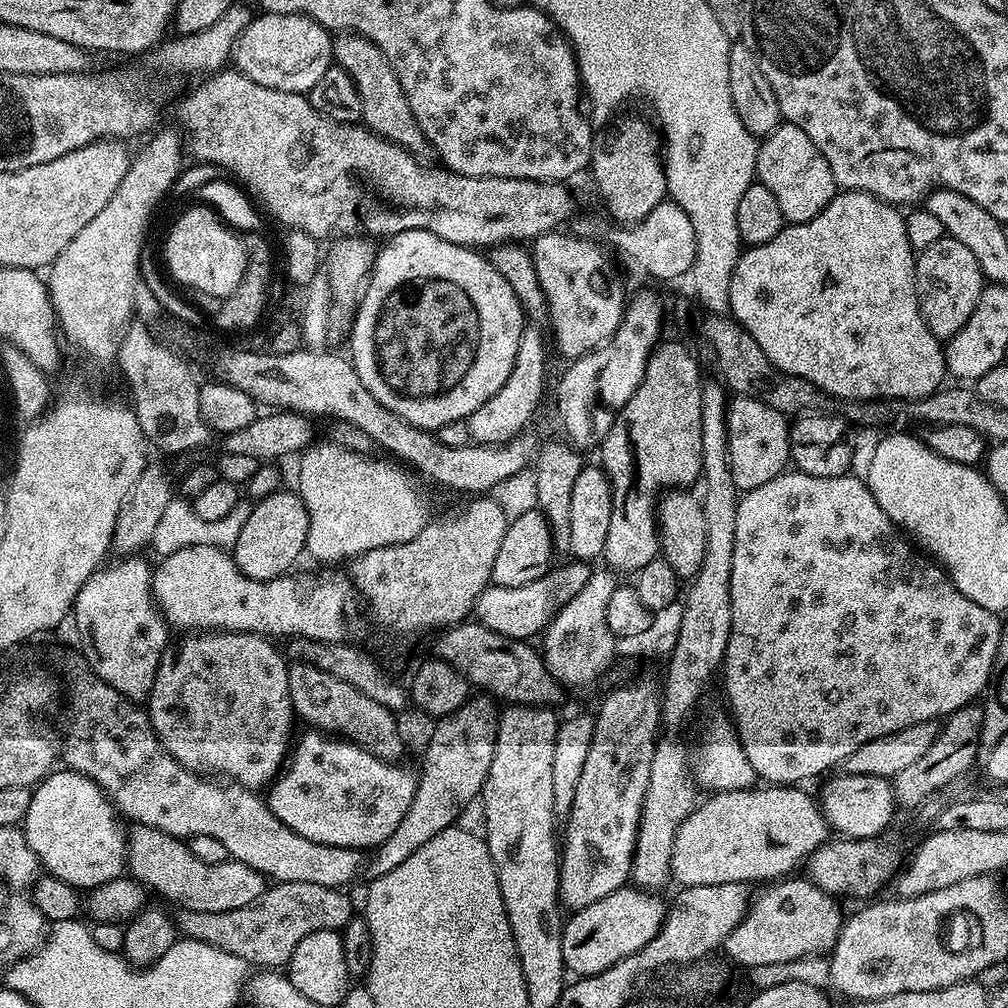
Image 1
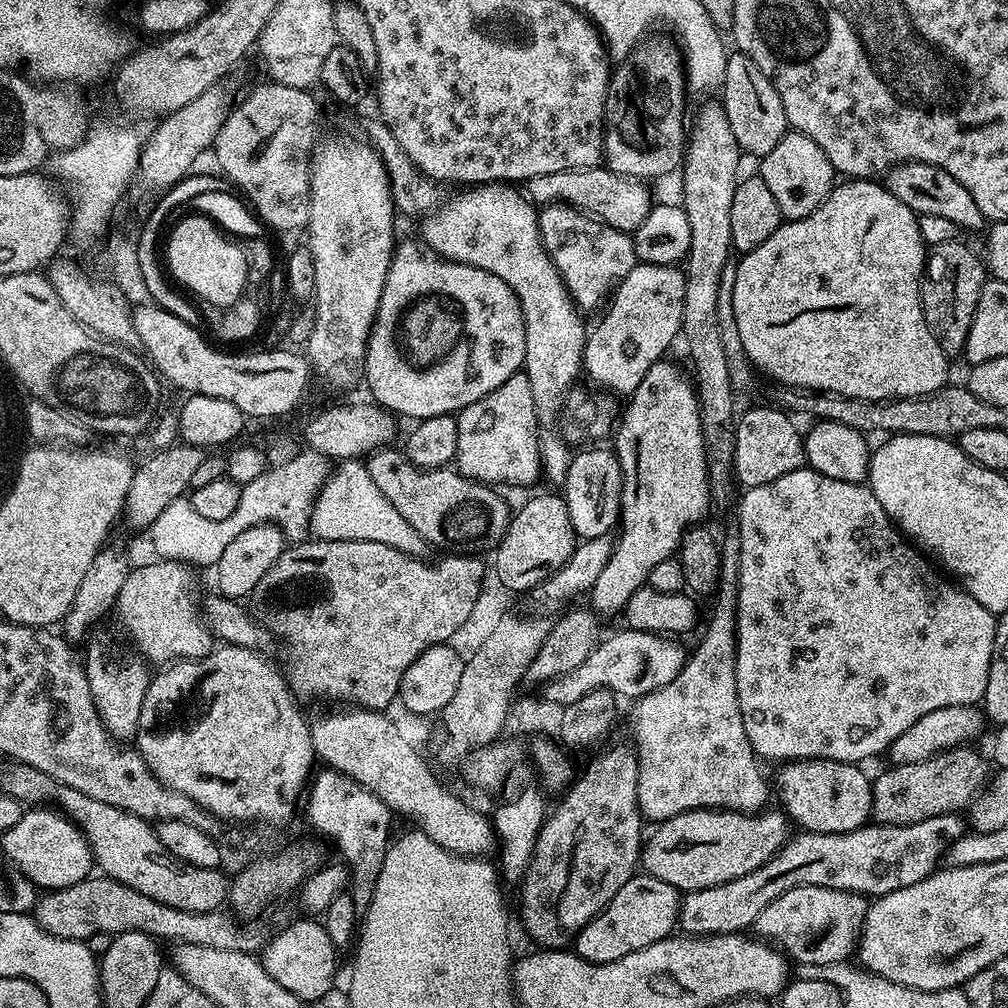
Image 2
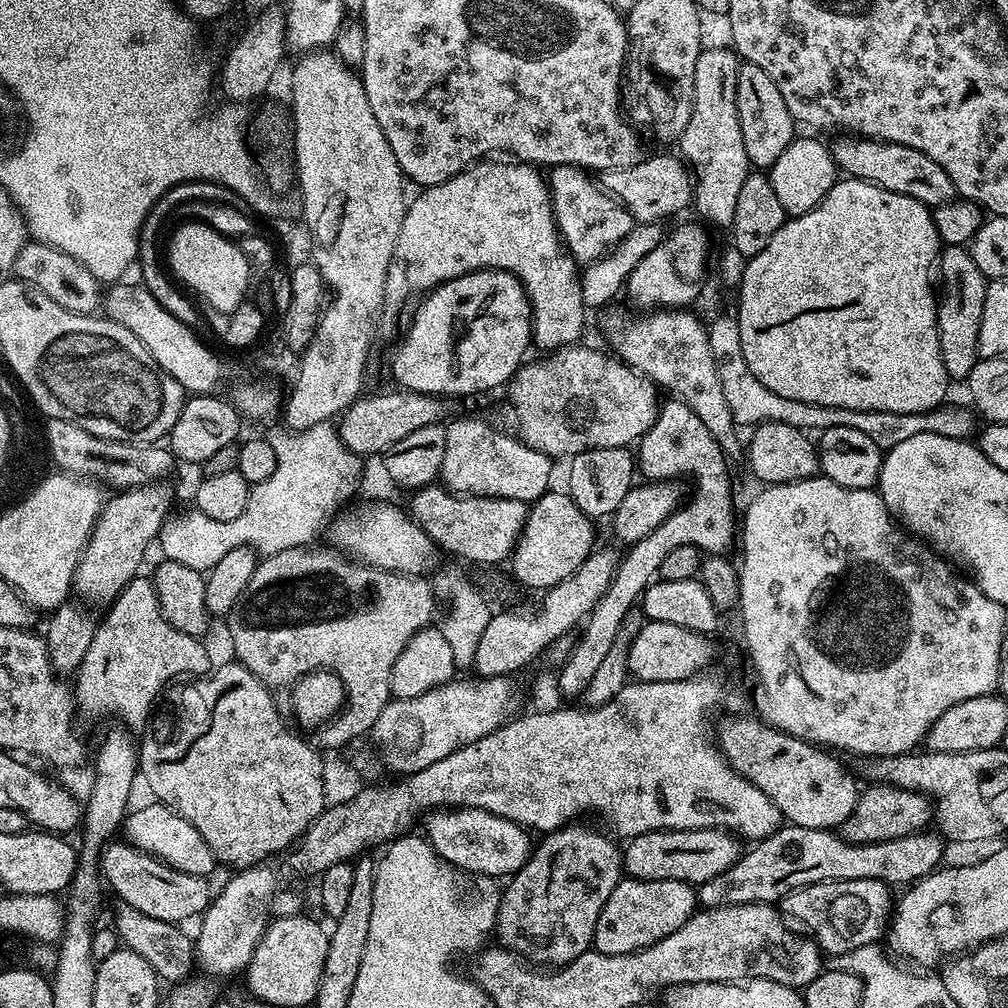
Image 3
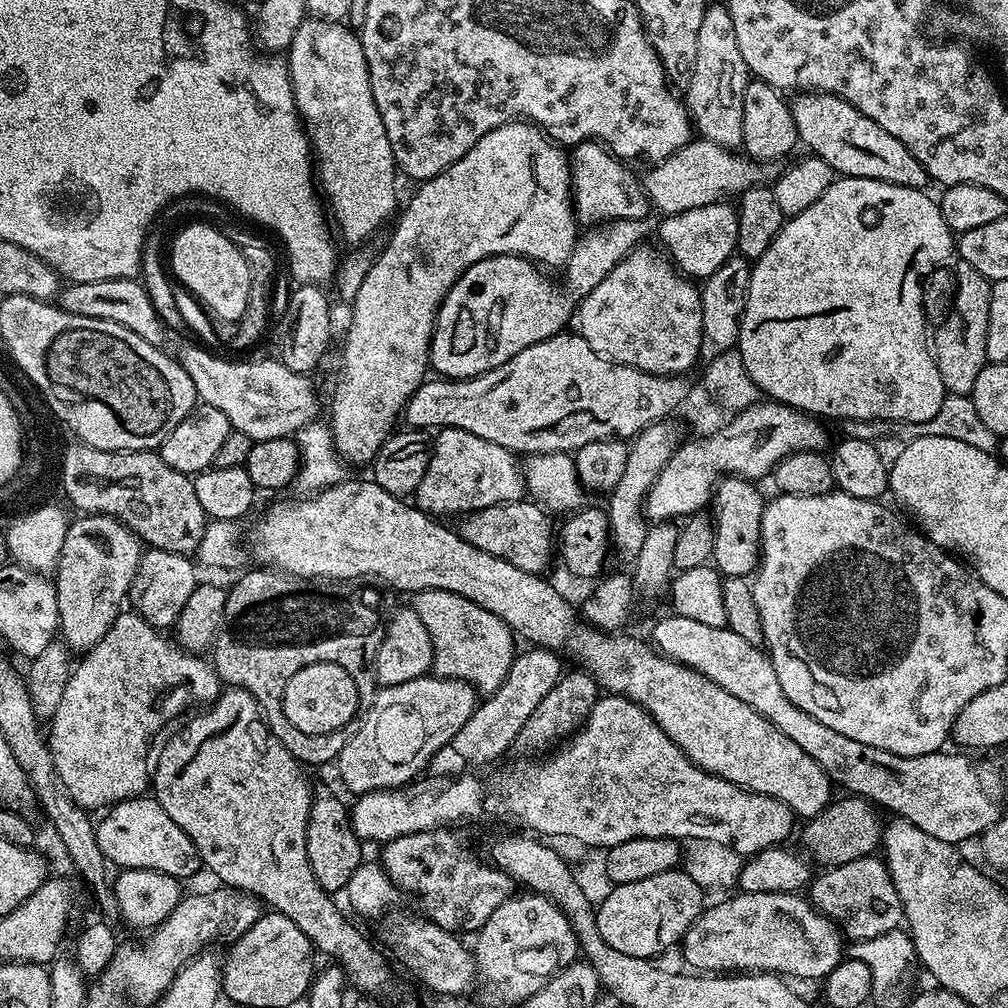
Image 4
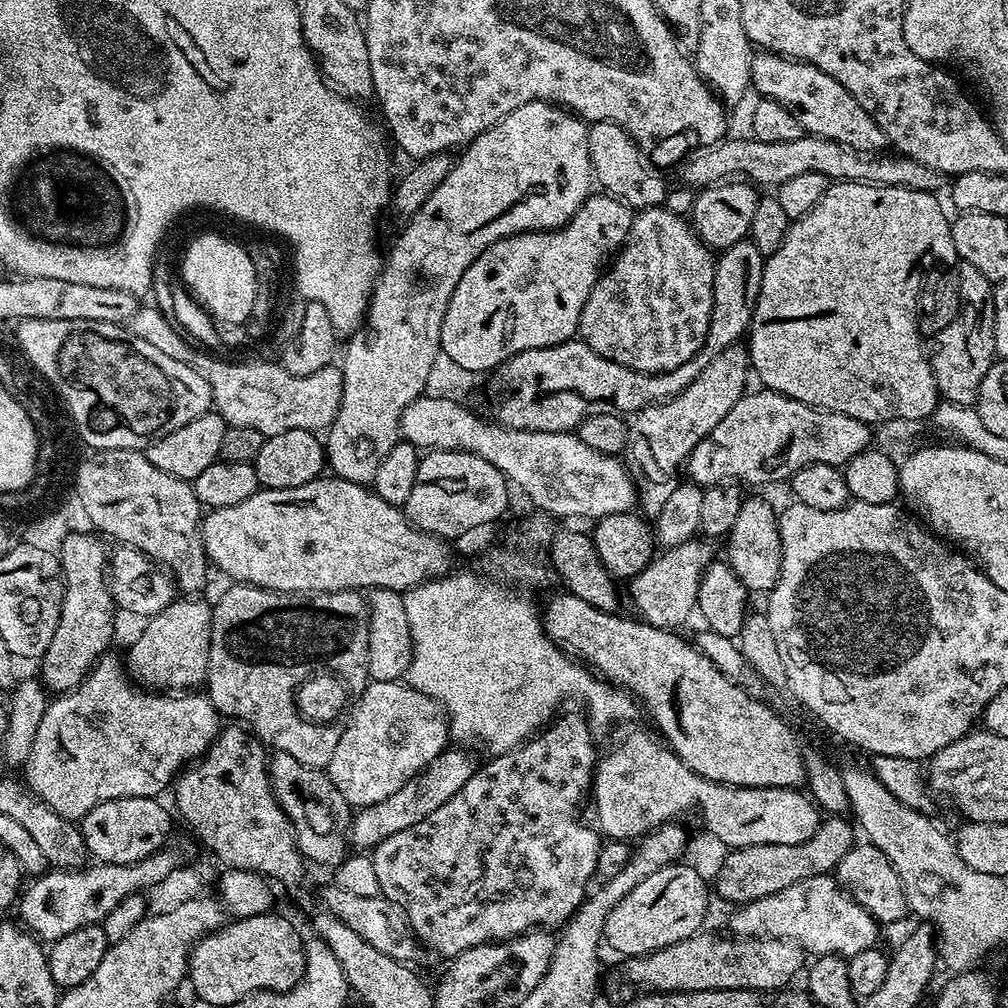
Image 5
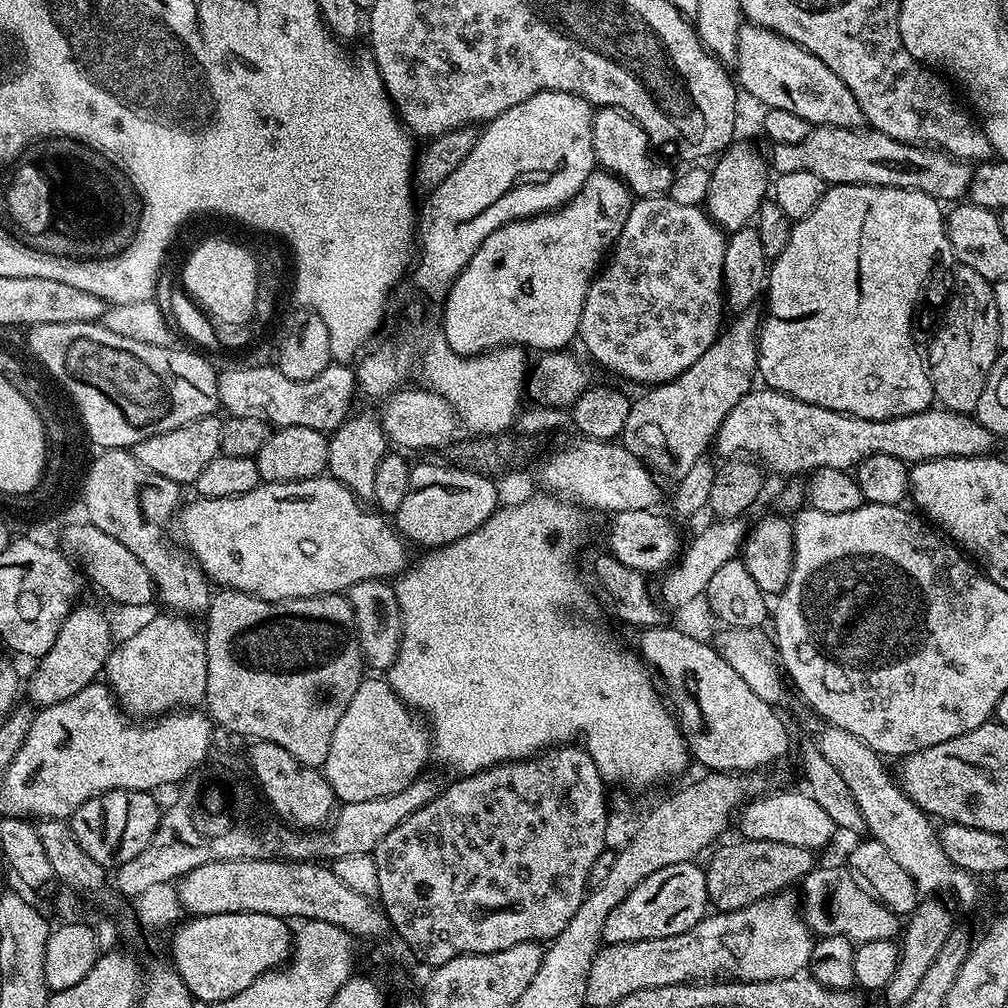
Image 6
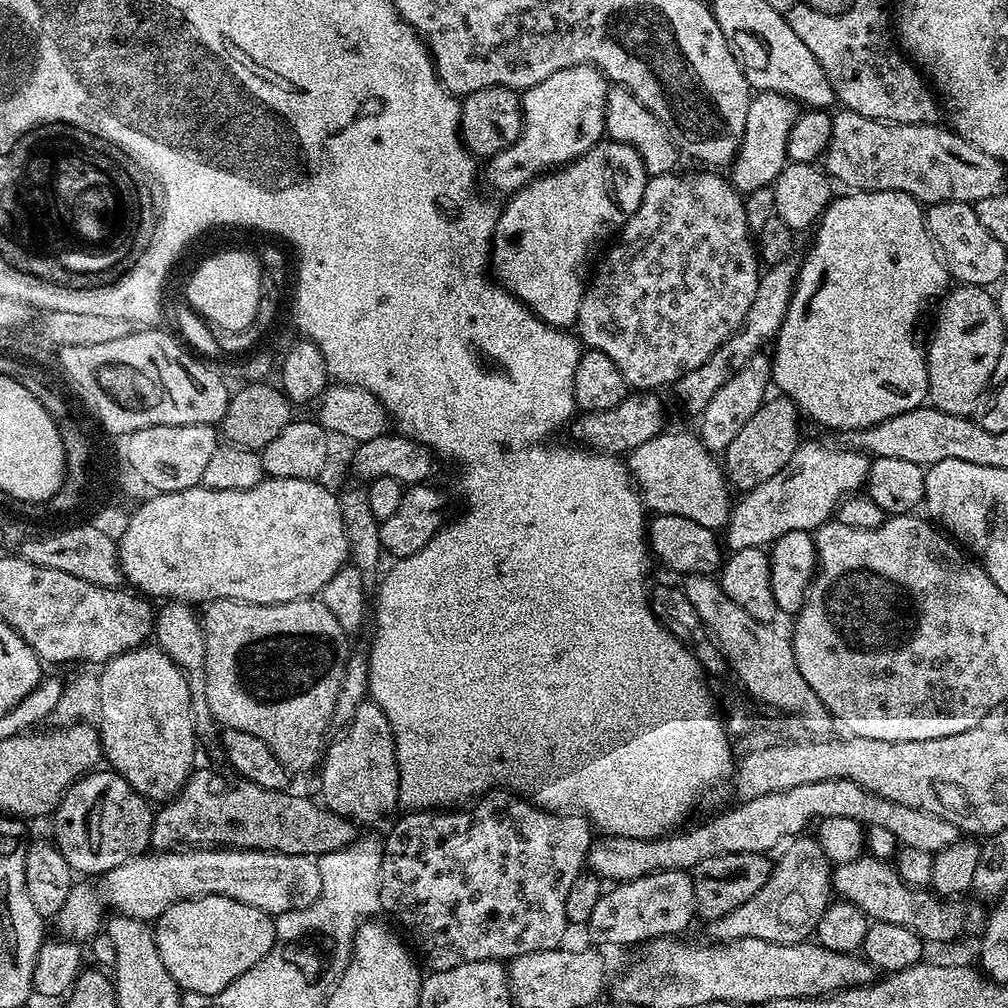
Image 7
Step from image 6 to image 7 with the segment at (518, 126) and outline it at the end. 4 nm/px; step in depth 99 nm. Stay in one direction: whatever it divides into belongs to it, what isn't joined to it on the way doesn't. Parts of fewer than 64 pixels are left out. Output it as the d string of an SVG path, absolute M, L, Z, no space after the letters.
M591 66L573 68L570 76L576 80L567 84L564 81L565 73L555 72L541 84L523 89L523 128L520 136L508 147L503 147L495 155L495 162L492 162L491 175L496 179L496 184L500 184L500 194L513 194L522 188L519 178L512 176L516 172L512 164L536 164L537 170L540 171L537 173L544 174L572 164L593 146L601 143L605 135L605 77Z

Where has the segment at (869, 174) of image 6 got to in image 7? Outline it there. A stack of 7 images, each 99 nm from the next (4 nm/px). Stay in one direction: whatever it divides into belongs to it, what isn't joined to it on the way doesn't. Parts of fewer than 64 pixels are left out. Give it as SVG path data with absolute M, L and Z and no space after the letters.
M840 110L832 116L832 133L822 155L822 168L833 181L845 184L848 190L865 192L904 192L919 200L921 205L931 206L957 200L975 205L982 198L1001 195L1005 168L995 156L986 154L962 136L957 136L951 127L940 128L936 124L885 124L871 120L857 112Z

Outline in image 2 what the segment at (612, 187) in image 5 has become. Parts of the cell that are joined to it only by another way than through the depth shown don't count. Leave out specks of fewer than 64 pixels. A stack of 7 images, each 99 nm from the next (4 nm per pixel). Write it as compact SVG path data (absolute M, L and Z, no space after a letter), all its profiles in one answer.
M569 204L543 205L538 215L544 249L554 262L570 298L581 313L588 314L596 307L599 309L638 263L635 239L629 233L614 230L601 220L594 220L585 212L571 208Z

